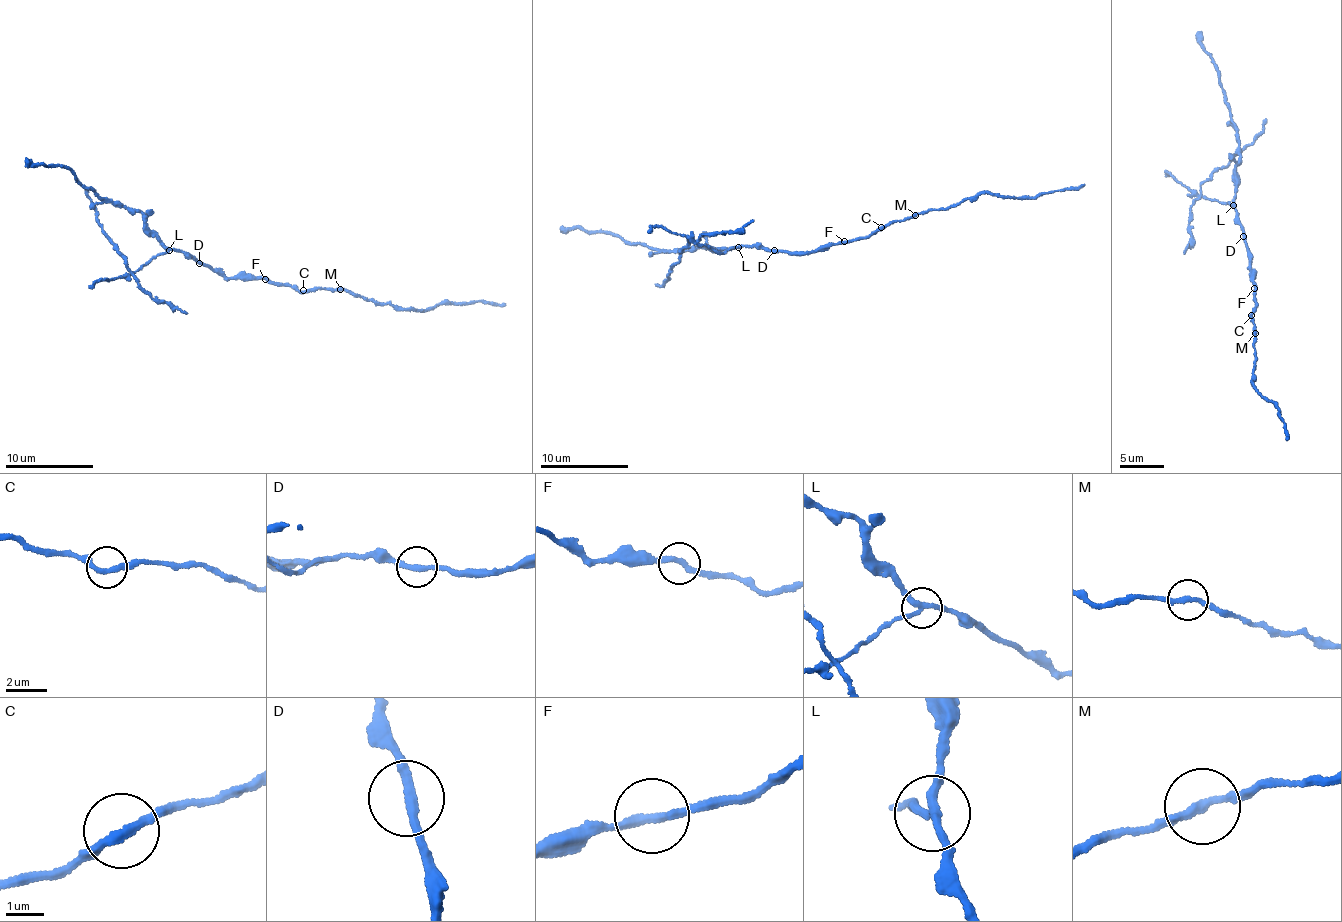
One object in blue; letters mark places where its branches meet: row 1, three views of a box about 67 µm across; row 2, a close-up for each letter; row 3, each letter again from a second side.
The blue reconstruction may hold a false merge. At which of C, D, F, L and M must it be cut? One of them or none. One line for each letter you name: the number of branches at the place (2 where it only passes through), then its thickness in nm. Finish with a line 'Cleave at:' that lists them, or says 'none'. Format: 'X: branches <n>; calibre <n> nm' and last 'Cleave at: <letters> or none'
L: branches 3; calibre 200 nm
Cleave at: L

